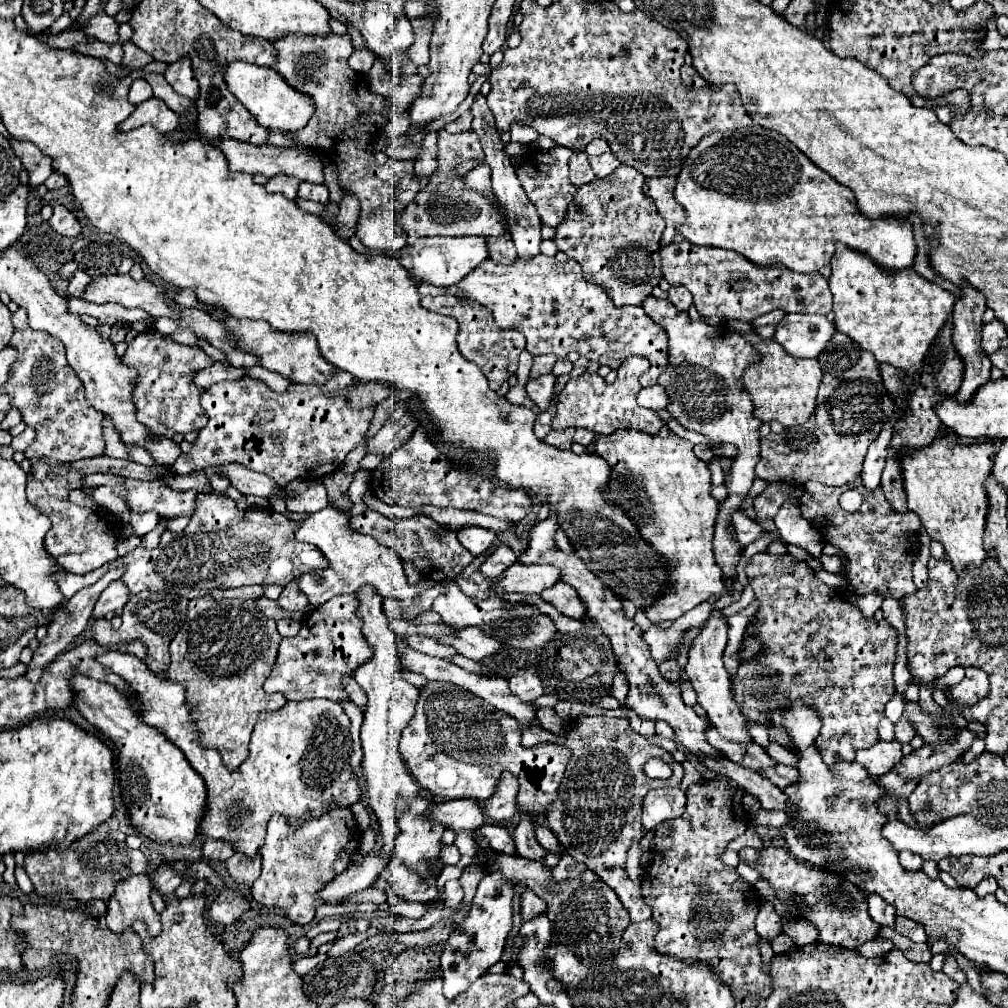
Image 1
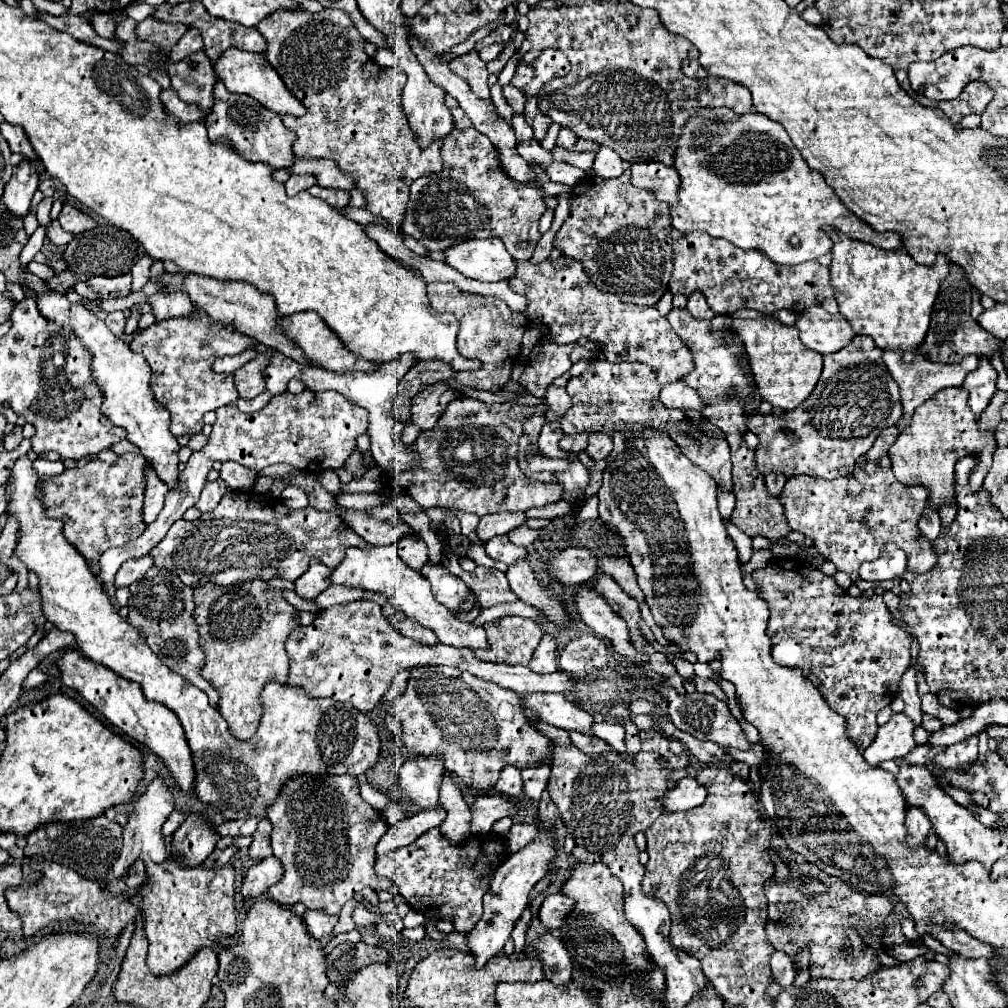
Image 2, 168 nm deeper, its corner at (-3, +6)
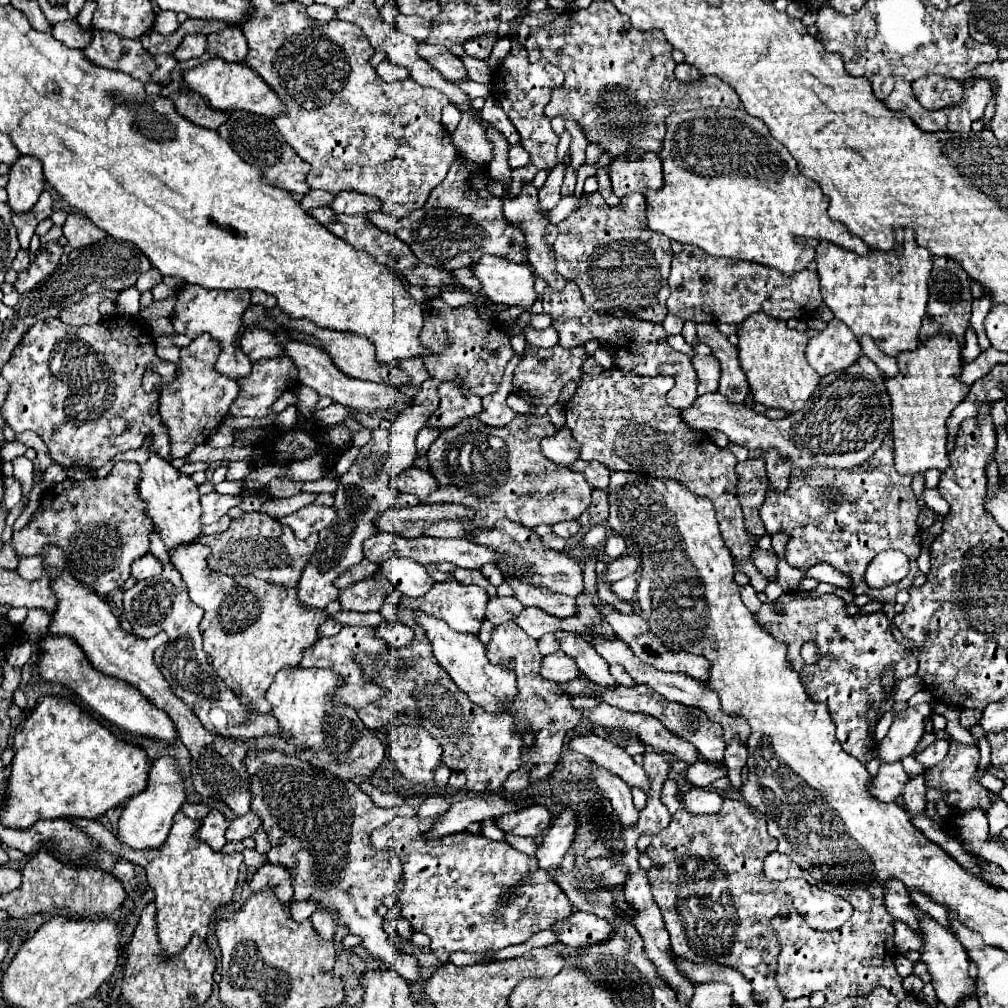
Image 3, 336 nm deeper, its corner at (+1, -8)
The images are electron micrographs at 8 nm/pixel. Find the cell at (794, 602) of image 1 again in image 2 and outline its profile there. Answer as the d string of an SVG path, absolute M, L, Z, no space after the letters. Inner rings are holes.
M797 557L777 559L763 569L755 569L751 577L761 583L759 595L767 601L771 611L767 635L771 635L773 641L773 659L789 667L799 667L803 675L821 691L831 709L847 719L849 739L859 747L859 751L865 751L877 733L875 715L897 697L899 681L909 669L909 635L893 621L881 595L851 597L835 583L833 577Z

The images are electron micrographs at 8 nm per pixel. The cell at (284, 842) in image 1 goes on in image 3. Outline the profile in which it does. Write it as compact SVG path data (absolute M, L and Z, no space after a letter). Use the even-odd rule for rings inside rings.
M251 751L243 763L251 777L251 811L261 817L273 843L267 859L289 869L295 899L313 899L319 907L337 909L339 923L359 935L371 955L415 983L421 973L419 961L397 953L383 931L383 917L377 913L383 899L395 891L395 883L401 877L401 859L395 851L375 849L369 837L373 829L383 827L391 819L415 817L417 811L407 803L391 809L377 807L357 783L339 779L281 751Z

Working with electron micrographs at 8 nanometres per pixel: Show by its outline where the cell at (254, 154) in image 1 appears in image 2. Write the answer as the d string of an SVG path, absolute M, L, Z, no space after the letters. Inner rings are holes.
M293 159L293 169L287 169L287 173L309 173L317 179L317 185L321 187L335 187L349 191L355 187L353 177L347 177L339 171L339 167L329 159Z

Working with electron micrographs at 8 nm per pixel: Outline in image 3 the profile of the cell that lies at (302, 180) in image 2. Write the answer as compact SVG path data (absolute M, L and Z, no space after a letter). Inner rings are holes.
M309 191L309 193L305 195L305 199L301 201L301 207L303 207L305 211L311 211L311 209L315 209L315 207L319 207L319 205L329 205L329 203L333 203L333 199L335 199L335 195L333 195L333 193L327 193L327 191Z

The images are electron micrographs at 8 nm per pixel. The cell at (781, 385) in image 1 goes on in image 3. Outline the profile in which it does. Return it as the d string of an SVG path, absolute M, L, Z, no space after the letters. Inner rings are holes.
M765 313L749 315L745 323L739 323L737 337L739 361L745 369L755 403L775 409L779 407L789 413L799 411L821 381L821 375L817 375L817 371L813 371L813 367L809 367L809 361L805 359L809 337L803 331L789 329L787 323L781 323L781 319L773 319Z

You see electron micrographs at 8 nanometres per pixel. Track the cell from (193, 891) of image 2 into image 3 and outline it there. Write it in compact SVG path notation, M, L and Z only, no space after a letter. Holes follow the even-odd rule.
M179 811L169 831L167 841L153 851L133 851L131 847L119 847L119 857L141 865L147 871L147 881L155 891L157 903L157 931L161 951L165 957L177 955L197 933L201 939L207 937L209 923L215 913L231 903L233 889L243 861L241 853L217 853L205 841L197 839L201 821L189 819Z

